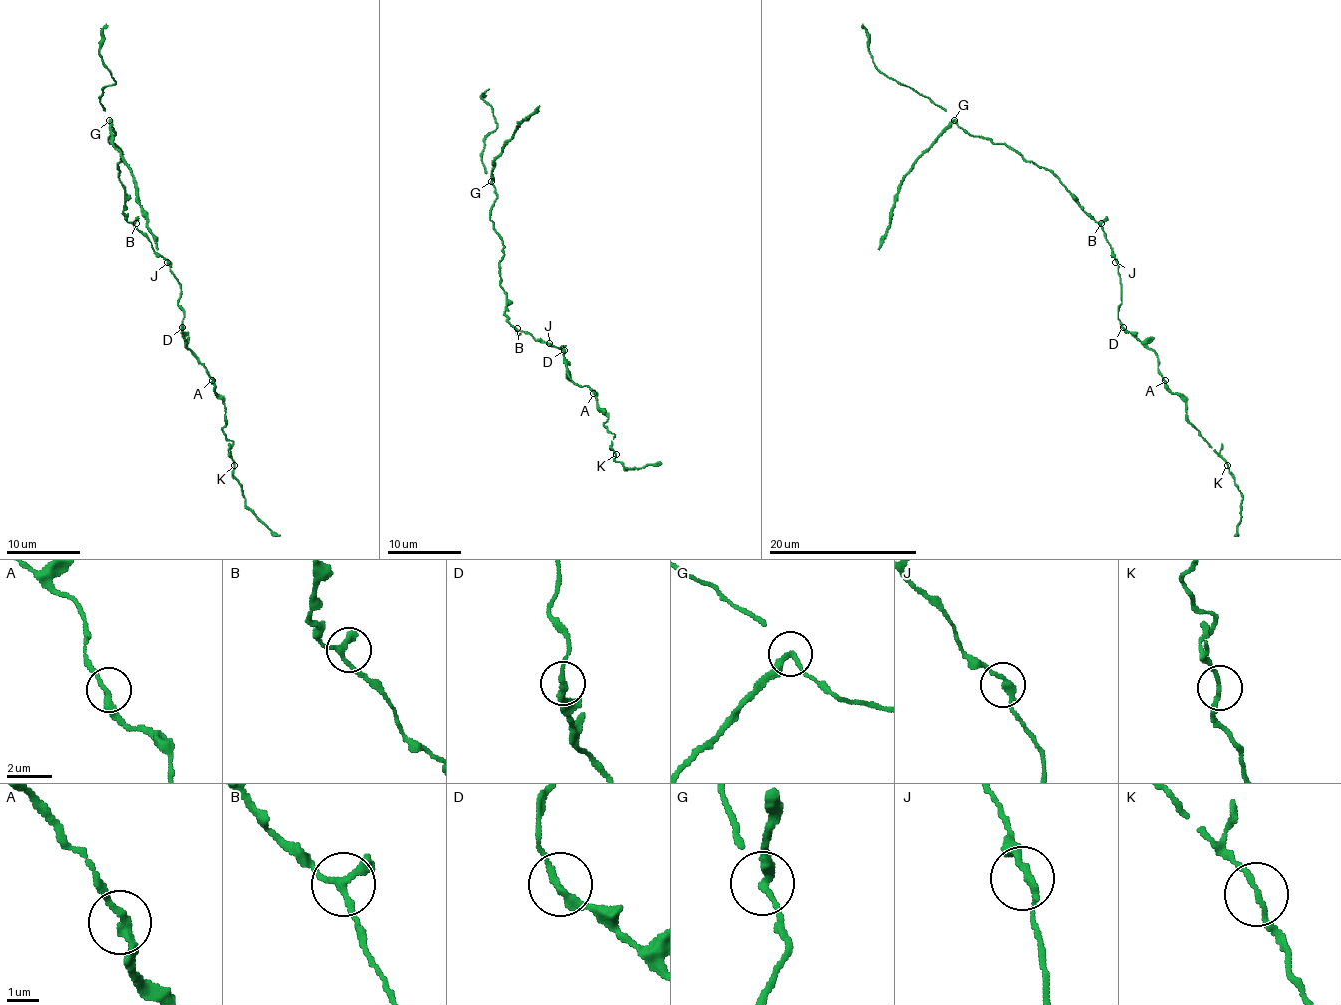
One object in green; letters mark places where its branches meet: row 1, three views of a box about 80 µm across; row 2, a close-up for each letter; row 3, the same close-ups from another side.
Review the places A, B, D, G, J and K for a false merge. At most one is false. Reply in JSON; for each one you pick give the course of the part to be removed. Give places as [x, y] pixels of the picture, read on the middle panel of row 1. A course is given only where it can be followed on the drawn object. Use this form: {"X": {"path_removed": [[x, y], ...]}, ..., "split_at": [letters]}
{"G": {"path_removed": [[491, 182], [493, 160], [539, 106]]}, "split_at": ["G"]}

